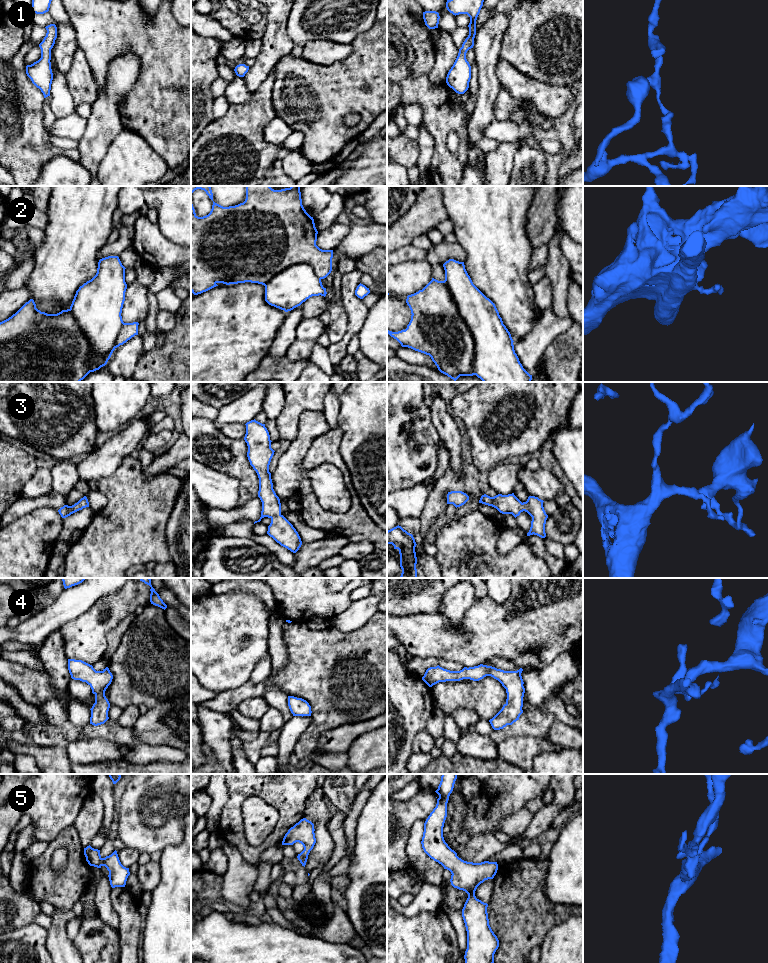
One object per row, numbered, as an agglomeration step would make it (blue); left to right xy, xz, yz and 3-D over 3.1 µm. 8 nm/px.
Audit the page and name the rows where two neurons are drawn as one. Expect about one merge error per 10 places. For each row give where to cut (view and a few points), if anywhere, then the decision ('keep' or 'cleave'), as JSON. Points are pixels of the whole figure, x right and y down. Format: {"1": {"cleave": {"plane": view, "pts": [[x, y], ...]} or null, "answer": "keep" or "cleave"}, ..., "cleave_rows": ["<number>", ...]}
{"1": {"cleave": null, "answer": "keep"}, "2": {"cleave": {"plane": "yz", "pts": [[444, 280], [457, 311], [473, 339], [475, 374]]}, "answer": "cleave"}, "3": {"cleave": null, "answer": "keep"}, "4": {"cleave": null, "answer": "keep"}, "5": {"cleave": null, "answer": "keep"}, "cleave_rows": ["2"]}

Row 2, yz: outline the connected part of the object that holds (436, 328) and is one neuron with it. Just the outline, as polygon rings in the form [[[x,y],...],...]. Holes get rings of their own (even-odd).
[[[434,278],[418,292],[408,295],[406,303],[411,310],[407,328],[398,332],[387,330],[402,347],[429,355],[438,370],[456,381],[460,376],[473,376],[475,344],[466,322],[458,312],[445,281]]]

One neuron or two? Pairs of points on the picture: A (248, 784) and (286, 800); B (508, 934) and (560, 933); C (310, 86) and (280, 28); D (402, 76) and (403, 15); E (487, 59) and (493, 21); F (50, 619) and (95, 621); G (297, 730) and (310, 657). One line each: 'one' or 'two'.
A: one
B: two
C: two
D: two
E: one
F: two
G: two

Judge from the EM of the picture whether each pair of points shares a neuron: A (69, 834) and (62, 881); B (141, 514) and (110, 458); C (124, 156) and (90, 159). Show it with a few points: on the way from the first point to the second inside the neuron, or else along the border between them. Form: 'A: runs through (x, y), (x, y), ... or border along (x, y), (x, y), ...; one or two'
A: runs through (73, 846), (73, 869); one
B: border along (130, 454), (112, 474), (102, 477), (97, 482); two
C: border along (115, 138), (99, 164), (98, 172), (95, 175); two

